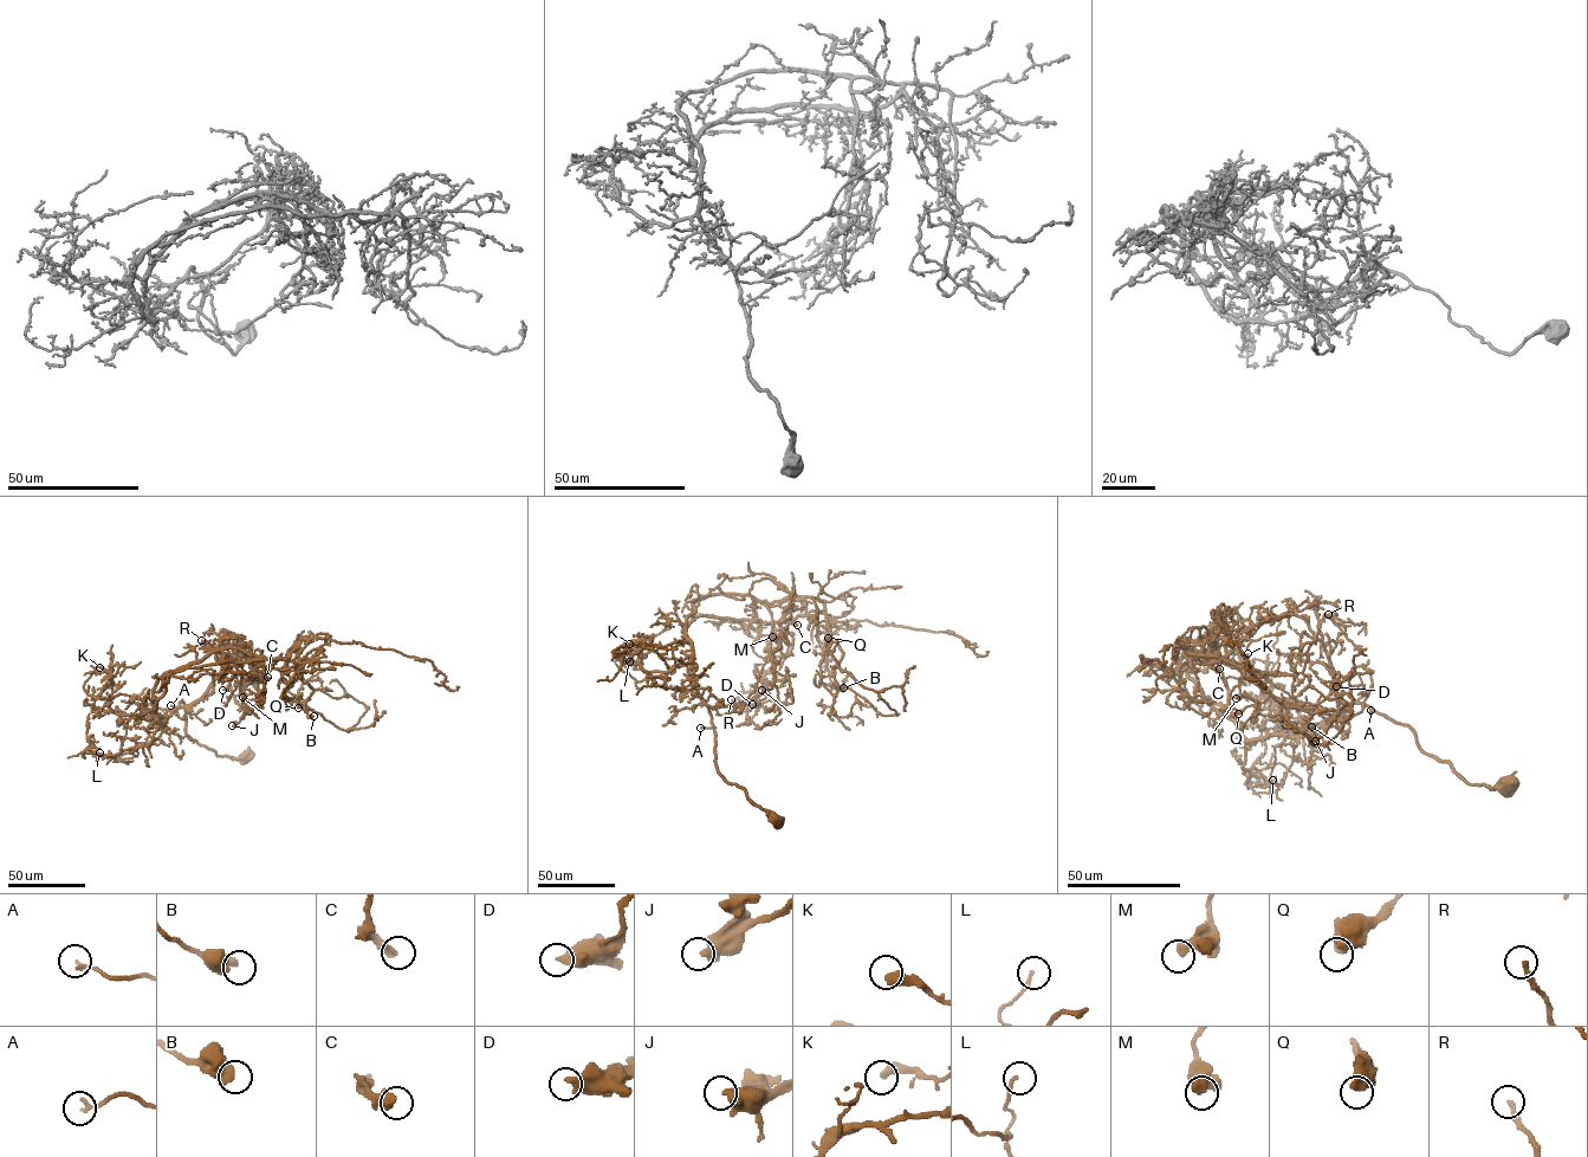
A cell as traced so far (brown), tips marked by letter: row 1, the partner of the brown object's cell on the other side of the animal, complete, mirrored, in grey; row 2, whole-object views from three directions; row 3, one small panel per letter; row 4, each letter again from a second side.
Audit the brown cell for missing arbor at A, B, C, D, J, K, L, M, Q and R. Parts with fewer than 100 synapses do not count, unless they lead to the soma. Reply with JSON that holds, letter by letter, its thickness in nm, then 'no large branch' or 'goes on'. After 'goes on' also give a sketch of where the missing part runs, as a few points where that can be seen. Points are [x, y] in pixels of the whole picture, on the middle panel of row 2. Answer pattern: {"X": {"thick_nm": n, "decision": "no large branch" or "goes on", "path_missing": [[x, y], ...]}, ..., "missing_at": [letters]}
{"A": {"thick_nm": 170, "decision": "no large branch"}, "B": {"thick_nm": 550, "decision": "no large branch"}, "C": {"thick_nm": 440, "decision": "no large branch"}, "D": {"thick_nm": 480, "decision": "no large branch"}, "J": {"thick_nm": 550, "decision": "goes on", "path_missing": [[762, 690], [732, 692], [712, 716], [684, 723]]}, "K": {"thick_nm": 460, "decision": "no large branch"}, "L": {"thick_nm": 160, "decision": "no large branch"}, "M": {"thick_nm": 480, "decision": "no large branch"}, "Q": {"thick_nm": 550, "decision": "no large branch"}, "R": {"thick_nm": 200, "decision": "no large branch"}, "missing_at": ["J"]}

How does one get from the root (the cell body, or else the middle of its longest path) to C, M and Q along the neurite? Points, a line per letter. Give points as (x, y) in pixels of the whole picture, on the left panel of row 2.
C: (247, 755), (219, 756), (192, 741), (180, 703), (202, 696), (234, 640), (267, 677)
M: (247, 755), (192, 741), (180, 705), (202, 696), (234, 640), (263, 673), (244, 680), (242, 697)
Q: (247, 755), (192, 741), (180, 705), (202, 696), (233, 641), (299, 672), (313, 691), (298, 708)

